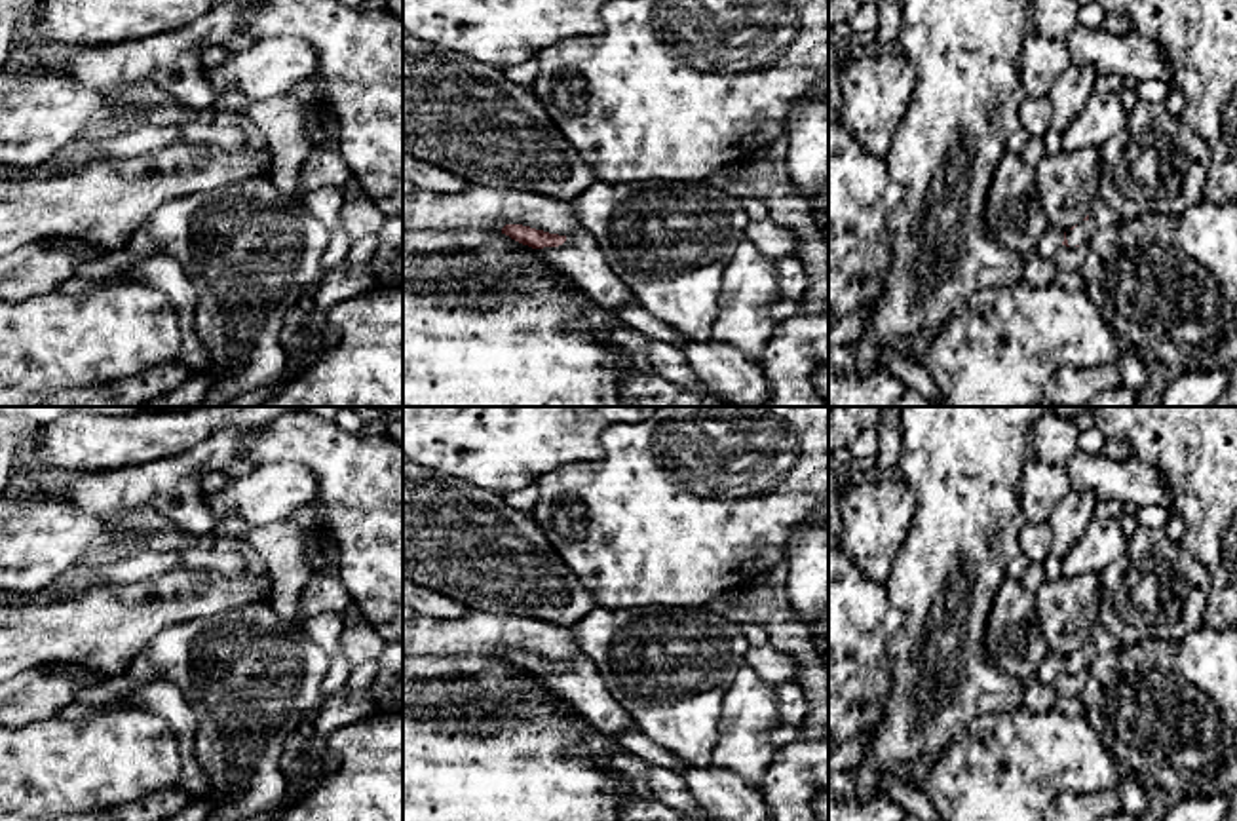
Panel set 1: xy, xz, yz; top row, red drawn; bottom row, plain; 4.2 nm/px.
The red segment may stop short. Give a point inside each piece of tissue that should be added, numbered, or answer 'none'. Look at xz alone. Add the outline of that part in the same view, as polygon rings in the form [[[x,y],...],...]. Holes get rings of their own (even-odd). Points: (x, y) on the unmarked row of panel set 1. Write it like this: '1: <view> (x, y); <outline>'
1: xz (580, 685); [[[583,652],[568,659],[562,671],[540,677],[600,734],[619,737],[631,728],[633,718],[606,690],[599,671]]]

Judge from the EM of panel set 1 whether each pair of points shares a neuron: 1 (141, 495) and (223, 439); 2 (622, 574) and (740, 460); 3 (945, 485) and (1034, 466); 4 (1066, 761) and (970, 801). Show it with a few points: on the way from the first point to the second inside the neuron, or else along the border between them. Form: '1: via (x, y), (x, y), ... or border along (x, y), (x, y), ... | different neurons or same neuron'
1: via (162, 485), (170, 485), (202, 458) | same neuron
2: via (650, 546), (711, 485) | same neuron
3: border along (1032, 455), (1021, 483), (1025, 514) | different neurons
4: via (1042, 761), (1025, 776), (1013, 776), (994, 789) | same neuron

